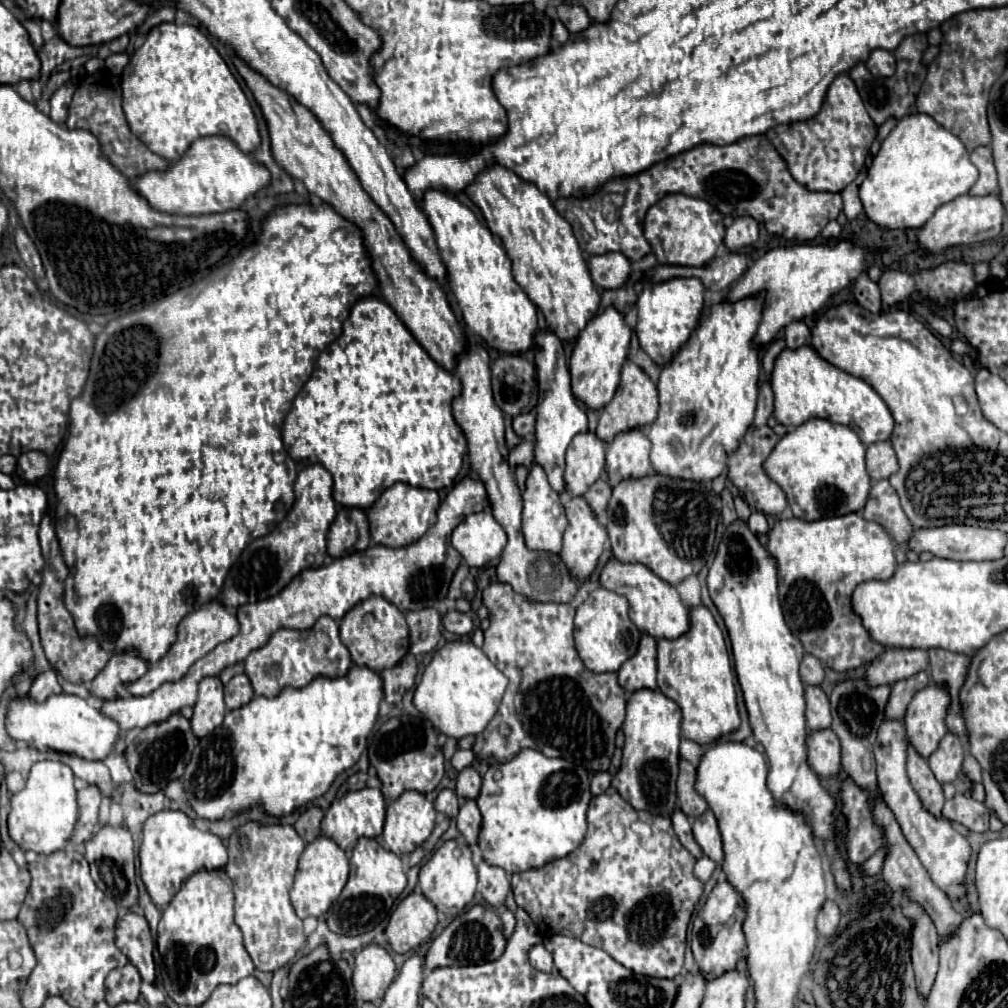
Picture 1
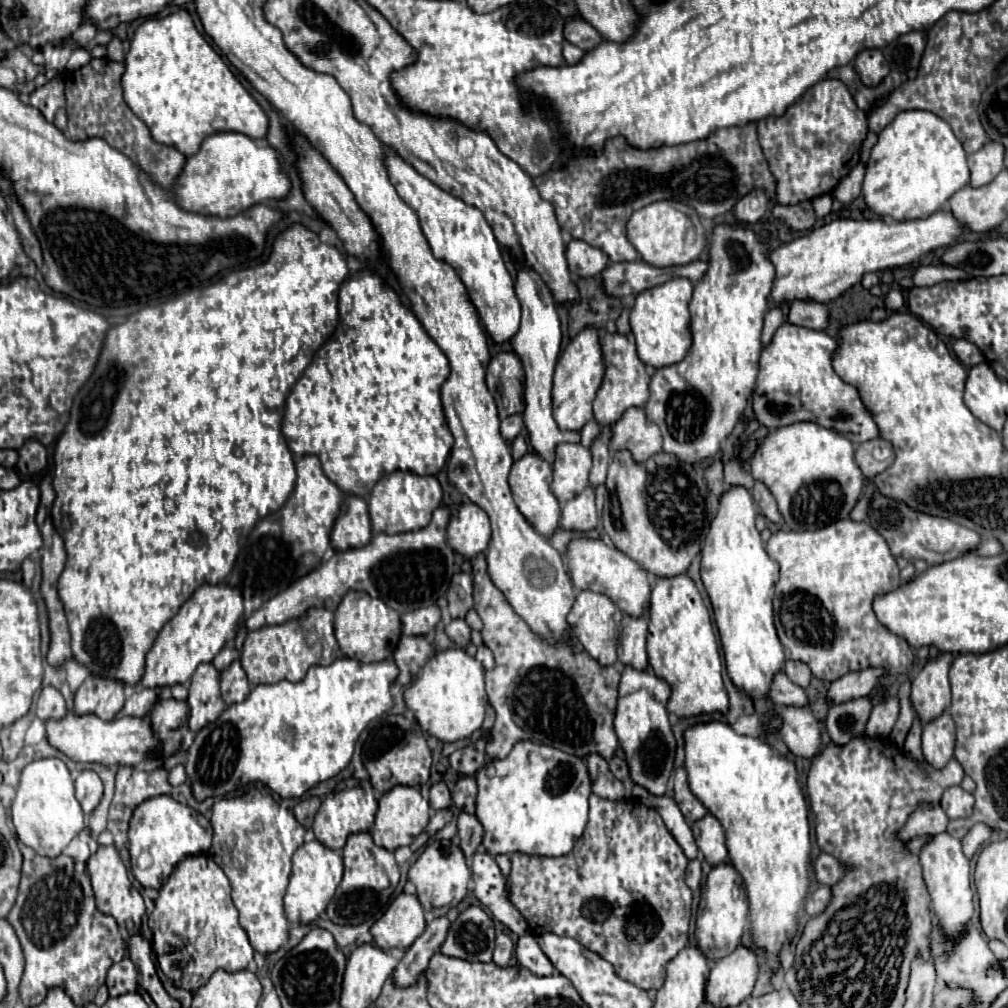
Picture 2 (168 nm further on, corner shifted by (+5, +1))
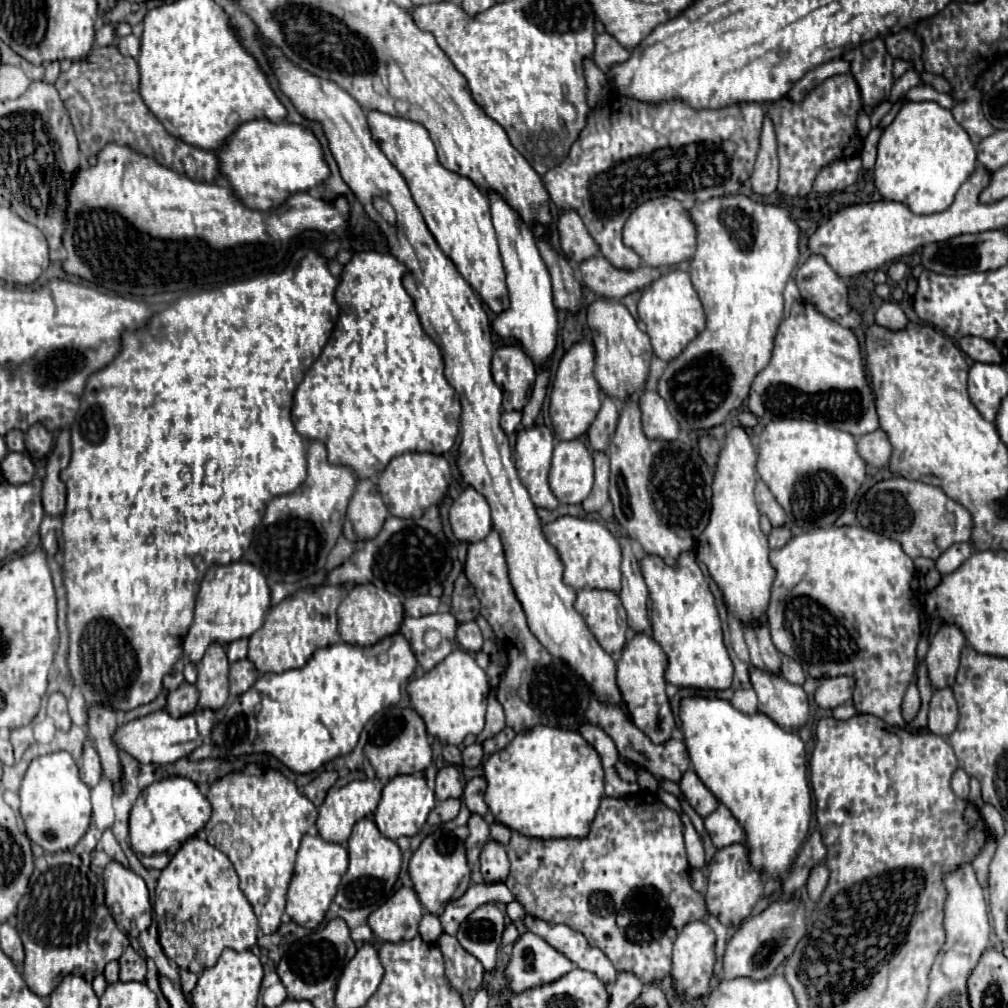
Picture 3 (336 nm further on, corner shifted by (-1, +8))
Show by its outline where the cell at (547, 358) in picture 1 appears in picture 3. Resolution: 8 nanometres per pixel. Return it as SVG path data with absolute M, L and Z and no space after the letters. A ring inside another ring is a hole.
M490 193L490 211L492 223L500 243L500 255L506 269L506 281L510 291L510 309L500 313L494 321L494 331L504 339L518 339L522 343L524 353L534 361L536 369L548 369L552 363L552 355L558 341L558 309L554 305L552 293L552 277L548 265L544 263L534 235L528 225L520 219L520 215L510 209L500 195Z

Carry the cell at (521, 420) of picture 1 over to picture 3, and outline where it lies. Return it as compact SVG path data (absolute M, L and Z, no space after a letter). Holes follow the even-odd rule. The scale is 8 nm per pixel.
M504 411L500 425L510 435L510 433L520 429L520 421L522 421L522 413L518 413L518 411Z

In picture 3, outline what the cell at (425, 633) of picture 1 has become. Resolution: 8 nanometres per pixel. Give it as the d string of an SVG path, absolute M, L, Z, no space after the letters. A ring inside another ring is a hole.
M418 595L418 597L410 597L404 603L406 615L410 617L424 617L424 615L432 615L436 613L440 607L440 599L432 597L432 595Z

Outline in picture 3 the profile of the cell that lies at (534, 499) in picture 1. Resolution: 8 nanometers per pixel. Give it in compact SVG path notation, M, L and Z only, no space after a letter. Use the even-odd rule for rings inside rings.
M548 427L522 429L514 447L514 463L522 485L528 489L532 501L540 509L554 511L558 499L548 485L548 471L552 465L554 437Z

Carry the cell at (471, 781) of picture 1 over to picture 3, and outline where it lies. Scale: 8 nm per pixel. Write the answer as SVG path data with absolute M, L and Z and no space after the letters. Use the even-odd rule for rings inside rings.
M474 777L464 787L464 801L466 801L468 809L472 813L482 815L482 817L488 813L488 805L484 803L484 791L486 791L486 779L484 777Z

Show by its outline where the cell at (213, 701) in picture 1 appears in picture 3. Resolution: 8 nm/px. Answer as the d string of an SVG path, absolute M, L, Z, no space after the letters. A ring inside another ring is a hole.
M214 643L206 649L202 661L198 663L198 681L196 689L200 693L200 701L196 711L210 709L218 711L226 705L228 693L228 659L222 645Z

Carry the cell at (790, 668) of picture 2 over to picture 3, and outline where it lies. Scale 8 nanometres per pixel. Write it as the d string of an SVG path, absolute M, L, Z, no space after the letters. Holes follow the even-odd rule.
M786 655L782 657L782 677L788 683L796 683L796 685L804 685L804 681L806 681L806 673L800 667L800 663L794 661L792 657L786 657Z

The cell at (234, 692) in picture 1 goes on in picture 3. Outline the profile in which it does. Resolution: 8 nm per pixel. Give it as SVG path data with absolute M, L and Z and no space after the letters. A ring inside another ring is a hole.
M248 659L234 661L230 665L230 695L238 697L238 695L246 693L256 679L258 679L258 671L252 661L248 661Z

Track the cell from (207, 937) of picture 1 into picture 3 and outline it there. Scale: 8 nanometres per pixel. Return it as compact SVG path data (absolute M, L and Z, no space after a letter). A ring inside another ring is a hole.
M202 837L188 839L182 849L172 857L168 867L162 871L154 895L154 911L158 921L158 939L166 957L174 961L180 969L192 971L196 975L200 975L208 967L214 967L224 949L246 951L256 945L258 921L252 911L252 905L238 887L236 869L222 851L208 845L208 841Z

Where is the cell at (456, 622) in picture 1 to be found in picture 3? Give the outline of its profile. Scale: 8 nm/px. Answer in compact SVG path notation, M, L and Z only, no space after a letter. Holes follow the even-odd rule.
M468 621L468 623L462 623L458 625L458 643L462 649L466 651L480 651L482 649L482 633L480 633L480 627L476 625L476 621Z

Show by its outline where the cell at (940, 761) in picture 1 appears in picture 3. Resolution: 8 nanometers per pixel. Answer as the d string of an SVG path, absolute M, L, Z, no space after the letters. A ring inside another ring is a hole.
M936 689L930 701L930 713L928 713L928 729L934 735L948 737L956 729L958 723L958 707L956 699L952 695L952 689Z

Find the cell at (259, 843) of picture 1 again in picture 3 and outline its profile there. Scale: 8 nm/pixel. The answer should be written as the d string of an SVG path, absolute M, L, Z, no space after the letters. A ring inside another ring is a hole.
M252 763L246 765L244 771L232 773L228 777L216 781L208 791L208 801L212 805L212 817L204 827L208 843L228 855L228 859L232 861L232 865L240 877L240 889L246 895L246 899L250 901L262 933L272 935L282 925L286 891L290 885L292 871L294 871L294 861L296 861L300 839L316 823L318 811L312 805L312 801L306 799L296 789L296 785L292 781L288 781L282 773L272 771L272 769L264 771Z

